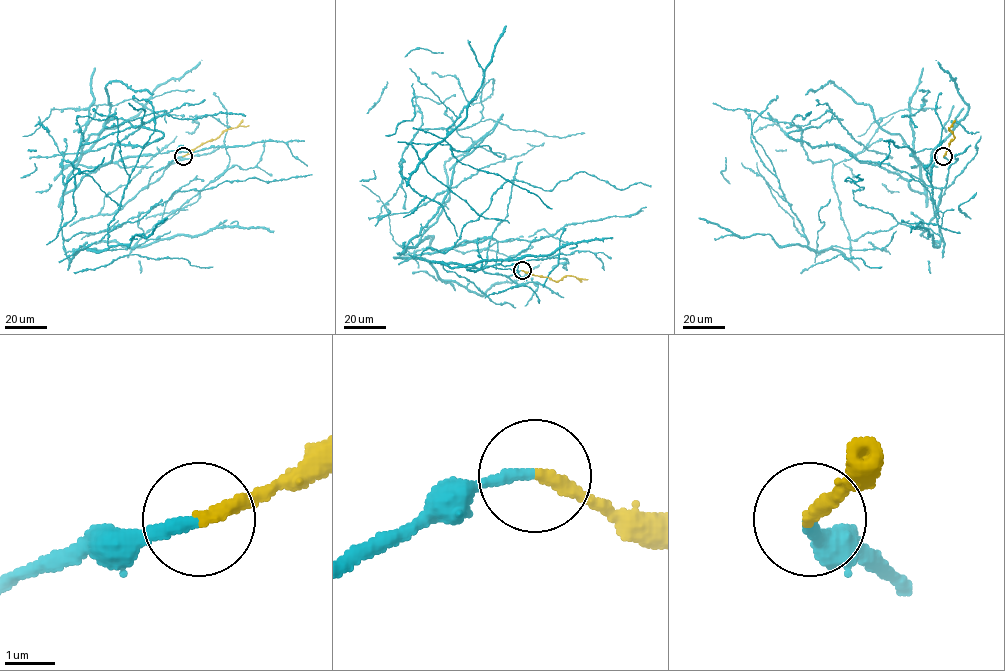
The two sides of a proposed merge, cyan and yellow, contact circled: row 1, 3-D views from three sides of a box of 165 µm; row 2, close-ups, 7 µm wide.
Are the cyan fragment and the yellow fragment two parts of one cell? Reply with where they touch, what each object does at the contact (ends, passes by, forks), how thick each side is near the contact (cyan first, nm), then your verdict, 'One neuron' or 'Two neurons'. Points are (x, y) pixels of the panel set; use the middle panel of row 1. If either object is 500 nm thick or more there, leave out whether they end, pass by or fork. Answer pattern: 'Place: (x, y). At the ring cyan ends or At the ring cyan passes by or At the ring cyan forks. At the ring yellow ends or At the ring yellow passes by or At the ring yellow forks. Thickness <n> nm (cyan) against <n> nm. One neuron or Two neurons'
Place: (522, 270). At the ring cyan ends. At the ring yellow ends. Thickness 240 nm (cyan) against 280 nm. One neuron

